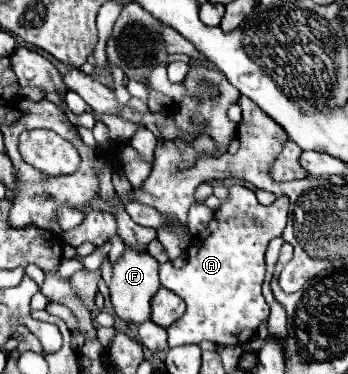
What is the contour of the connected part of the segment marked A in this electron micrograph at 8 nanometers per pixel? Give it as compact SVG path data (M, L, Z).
M232 185L230 199L214 213L208 229L194 237L186 253L186 265L178 268L170 261L159 265L161 286L182 297L186 303L186 313L168 327L170 347L202 341L226 347L240 345L240 337L244 335L242 331L246 331L246 341L250 341L258 325L270 315L268 303L262 295L266 273L264 251L270 239L282 235L286 215L288 201L284 201L284 197L276 199L270 207L264 207L258 203L254 191L242 185Z

